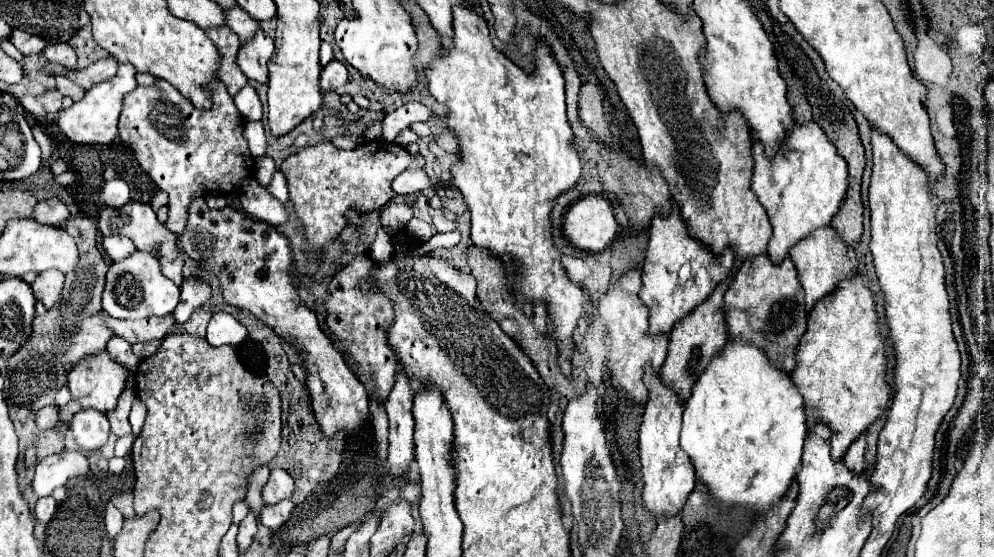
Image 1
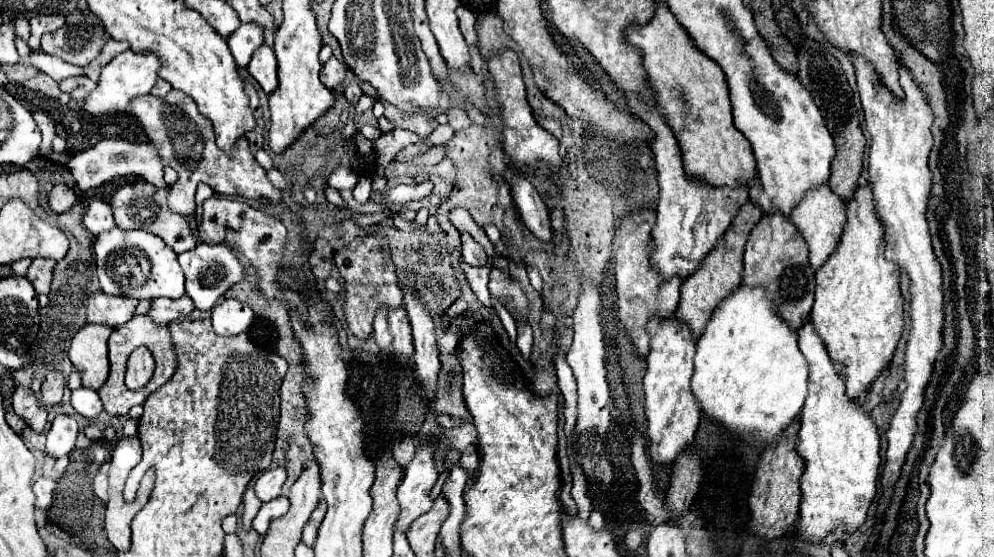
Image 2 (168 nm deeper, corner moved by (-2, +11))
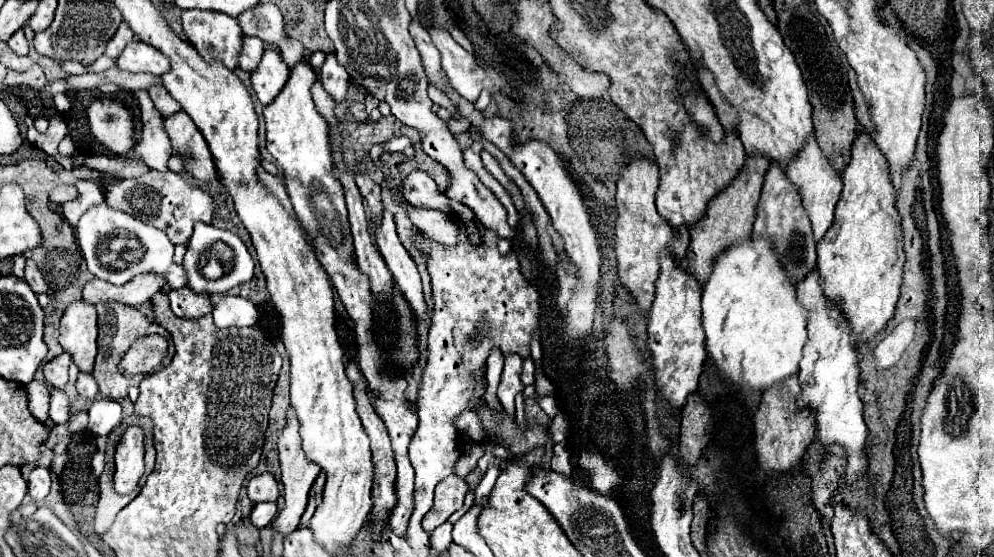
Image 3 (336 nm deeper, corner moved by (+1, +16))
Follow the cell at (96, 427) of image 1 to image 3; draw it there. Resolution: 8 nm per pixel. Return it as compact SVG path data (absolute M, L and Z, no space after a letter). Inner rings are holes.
M78 372L78 380L76 380L76 390L80 396L88 398L88 400L94 400L96 394L98 394L98 384L94 380L92 374L88 372Z

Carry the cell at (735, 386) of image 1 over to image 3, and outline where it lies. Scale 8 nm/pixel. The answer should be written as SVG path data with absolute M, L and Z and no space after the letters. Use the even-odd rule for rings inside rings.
M750 234L726 248L712 262L712 272L702 292L702 324L706 332L706 352L712 356L722 378L762 392L796 374L806 344L806 316L808 310L798 302L796 286L790 282L790 276L786 276L772 242L766 238L754 238Z

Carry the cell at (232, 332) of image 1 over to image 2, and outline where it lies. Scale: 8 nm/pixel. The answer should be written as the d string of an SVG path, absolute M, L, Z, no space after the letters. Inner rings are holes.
M223 299L211 309L211 321L217 335L239 335L251 325L253 311L237 299Z

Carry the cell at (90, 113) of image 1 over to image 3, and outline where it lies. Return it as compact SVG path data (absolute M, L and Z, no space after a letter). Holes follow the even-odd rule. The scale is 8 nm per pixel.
M130 42L118 56L118 68L128 72L150 72L162 76L170 70L170 60L144 42Z

